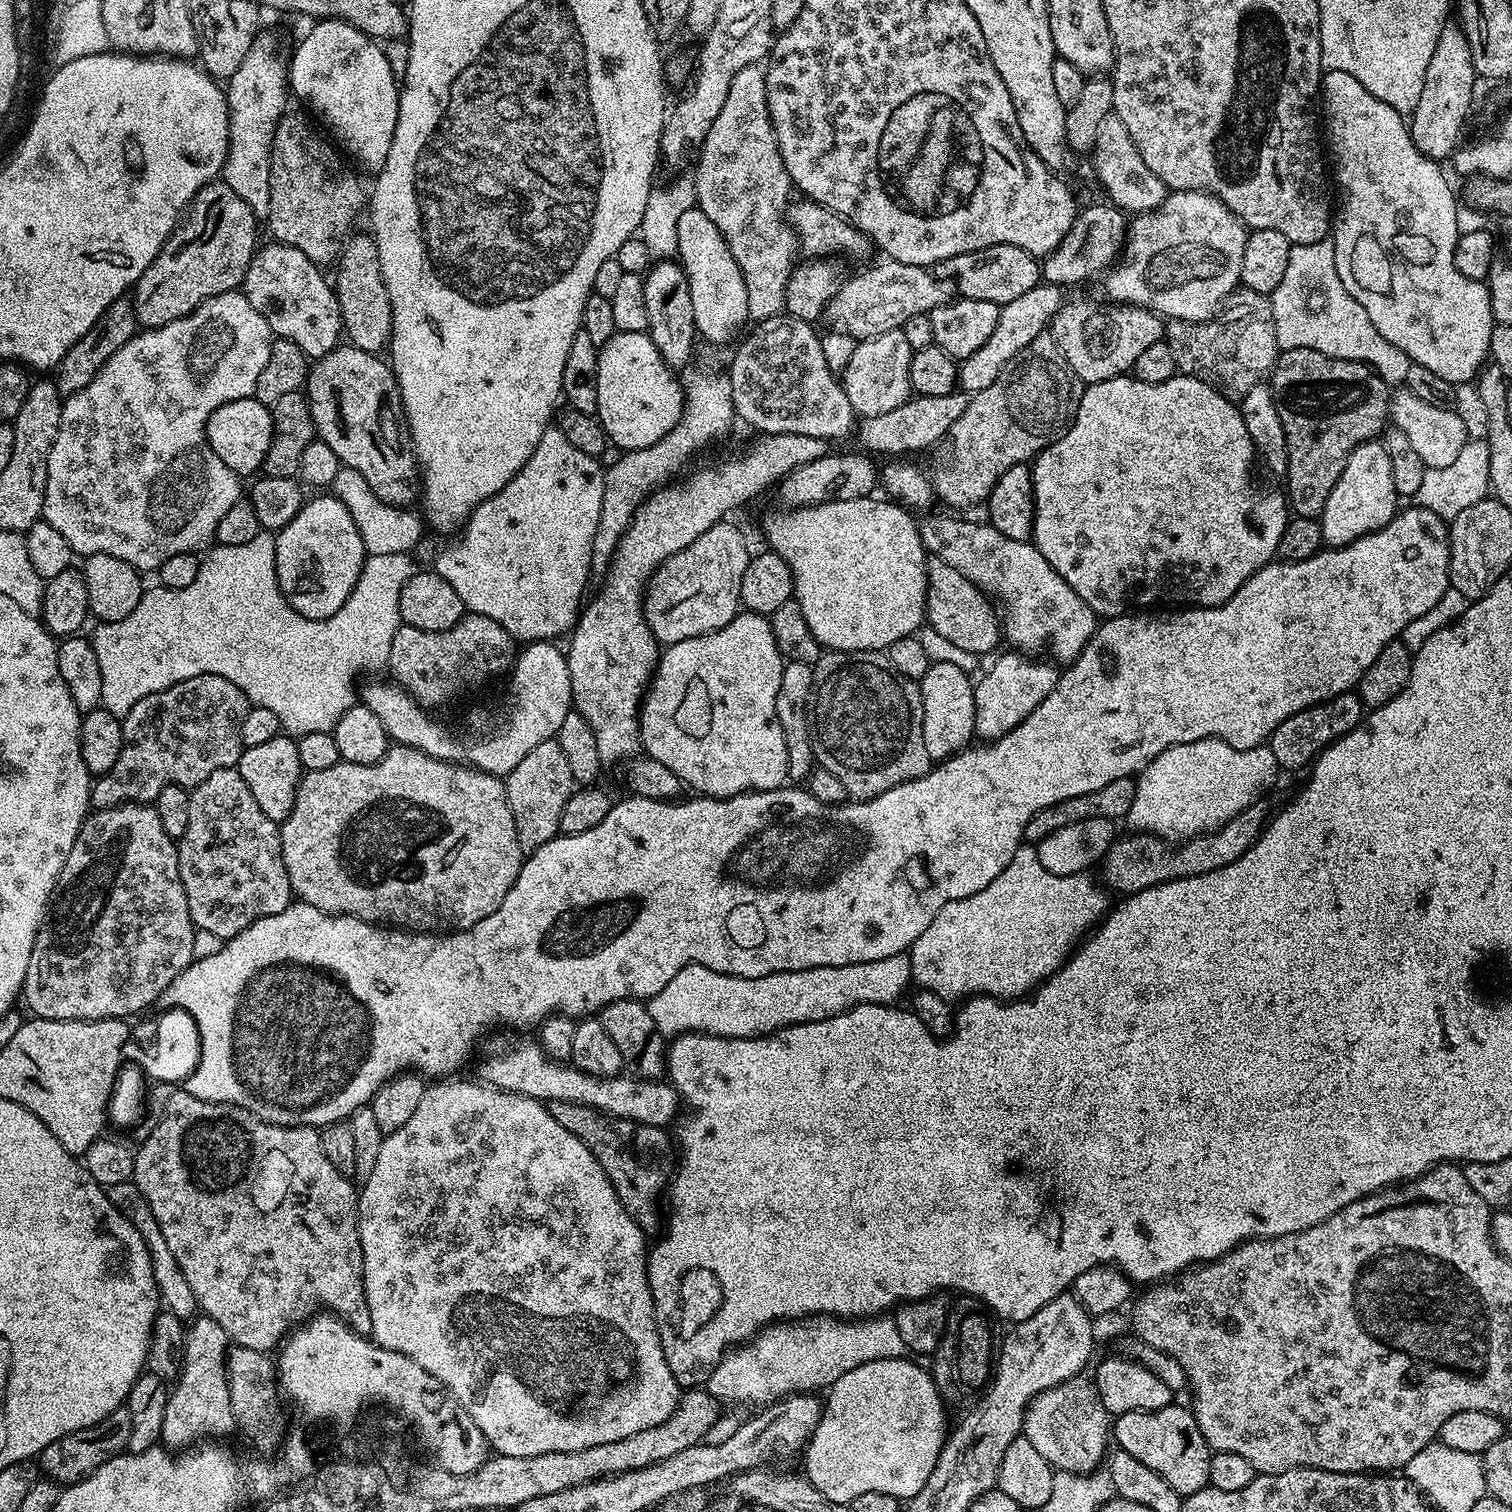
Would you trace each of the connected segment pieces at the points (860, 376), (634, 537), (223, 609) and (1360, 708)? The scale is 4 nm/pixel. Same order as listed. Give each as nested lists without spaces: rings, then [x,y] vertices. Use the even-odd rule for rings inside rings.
[[[898,328],[857,343],[850,357],[850,366],[846,366],[842,373],[846,398],[850,398],[850,406],[857,417],[877,416],[889,410],[898,410],[898,406],[910,399],[913,395],[910,386],[912,353],[910,342],[906,342],[906,334]]]
[[[760,434],[755,438],[756,448],[750,449],[745,456],[724,460],[713,468],[700,468],[689,480],[684,480],[673,488],[664,486],[653,492],[637,508],[632,515],[630,526],[622,534],[612,554],[607,572],[603,573],[604,585],[597,590],[593,600],[591,597],[587,601],[576,619],[576,626],[570,633],[568,648],[566,647],[572,702],[575,711],[580,712],[586,722],[590,722],[590,730],[594,730],[594,738],[598,741],[598,754],[605,765],[616,764],[619,760],[627,761],[641,751],[640,705],[648,685],[652,682],[652,675],[656,672],[656,663],[660,660],[662,651],[644,617],[644,594],[656,567],[666,562],[666,558],[678,554],[678,550],[686,550],[690,542],[702,538],[702,534],[709,532],[727,517],[724,516],[727,512],[742,507],[747,500],[752,500],[759,492],[766,491],[771,484],[772,487],[779,485],[780,481],[798,466],[806,466],[806,462],[814,462],[830,452],[829,441],[810,438],[806,434]]]
[[[262,530],[251,542],[242,542],[242,546],[216,544],[203,553],[198,578],[194,578],[194,582],[190,582],[190,586],[186,586],[182,590],[163,586],[149,587],[145,591],[144,597],[138,602],[138,606],[134,606],[134,610],[132,613],[126,614],[126,618],[122,618],[118,622],[97,623],[95,625],[97,628],[90,633],[90,639],[94,646],[94,655],[98,657],[98,670],[102,670],[102,698],[100,702],[106,711],[122,718],[135,704],[142,702],[142,698],[146,698],[150,694],[158,694],[158,690],[166,690],[178,682],[186,682],[186,678],[198,678],[198,674],[218,674],[218,678],[226,678],[226,682],[234,682],[234,686],[238,686],[238,690],[242,690],[242,694],[248,699],[249,705],[262,710],[271,710],[278,717],[280,727],[287,735],[299,738],[306,734],[331,732],[338,722],[338,718],[342,718],[342,714],[346,714],[346,710],[350,710],[350,706],[357,703],[358,683],[356,684],[356,675],[359,672],[372,672],[375,668],[383,669],[388,663],[390,642],[394,642],[394,634],[400,629],[402,623],[398,610],[398,600],[402,598],[402,586],[406,586],[406,582],[413,574],[414,565],[412,565],[411,560],[413,557],[409,553],[368,556],[361,568],[361,576],[358,578],[353,592],[346,598],[345,604],[332,617],[311,620],[292,609],[290,602],[283,596],[276,573],[275,548],[276,536],[267,530]]]
[[[1350,691],[1338,694],[1334,698],[1324,700],[1321,704],[1315,704],[1286,718],[1286,722],[1279,724],[1270,737],[1270,747],[1277,765],[1281,769],[1307,769],[1328,745],[1345,736],[1350,730],[1359,728],[1365,715],[1366,708],[1361,704],[1359,695],[1355,691]]]

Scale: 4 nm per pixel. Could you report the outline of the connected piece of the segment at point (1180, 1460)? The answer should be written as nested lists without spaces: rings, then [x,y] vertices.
[[[1169,1406],[1162,1410],[1154,1410],[1147,1414],[1133,1414],[1118,1416],[1114,1420],[1114,1444],[1117,1449],[1126,1454],[1134,1454],[1138,1462],[1150,1466],[1158,1474],[1158,1478],[1166,1478],[1180,1496],[1186,1497],[1194,1494],[1197,1488],[1205,1487],[1206,1473],[1210,1470],[1210,1455],[1206,1454],[1204,1435],[1196,1431],[1196,1418],[1191,1415],[1187,1407],[1176,1408]]]

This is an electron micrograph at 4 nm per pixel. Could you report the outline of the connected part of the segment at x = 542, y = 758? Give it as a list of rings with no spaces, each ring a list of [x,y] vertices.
[[[555,740],[538,742],[514,770],[510,770],[504,780],[506,798],[514,814],[514,826],[518,830],[520,847],[531,850],[550,842],[560,832],[560,815],[566,798],[574,790],[574,781],[570,774],[570,765],[566,763],[566,753]]]

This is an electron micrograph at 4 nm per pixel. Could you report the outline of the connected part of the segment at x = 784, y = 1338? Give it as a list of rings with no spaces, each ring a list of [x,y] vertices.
[[[888,1314],[867,1318],[837,1318],[823,1315],[804,1318],[799,1322],[773,1322],[761,1327],[751,1340],[725,1352],[715,1368],[707,1373],[706,1389],[720,1402],[729,1400],[732,1404],[767,1406],[783,1400],[785,1396],[812,1394],[820,1390],[816,1388],[827,1389],[835,1380],[842,1378],[842,1374],[850,1374],[854,1366],[862,1366],[866,1362],[874,1362],[882,1358],[908,1355],[908,1347],[906,1342],[902,1342],[902,1334],[898,1334],[895,1319]]]

